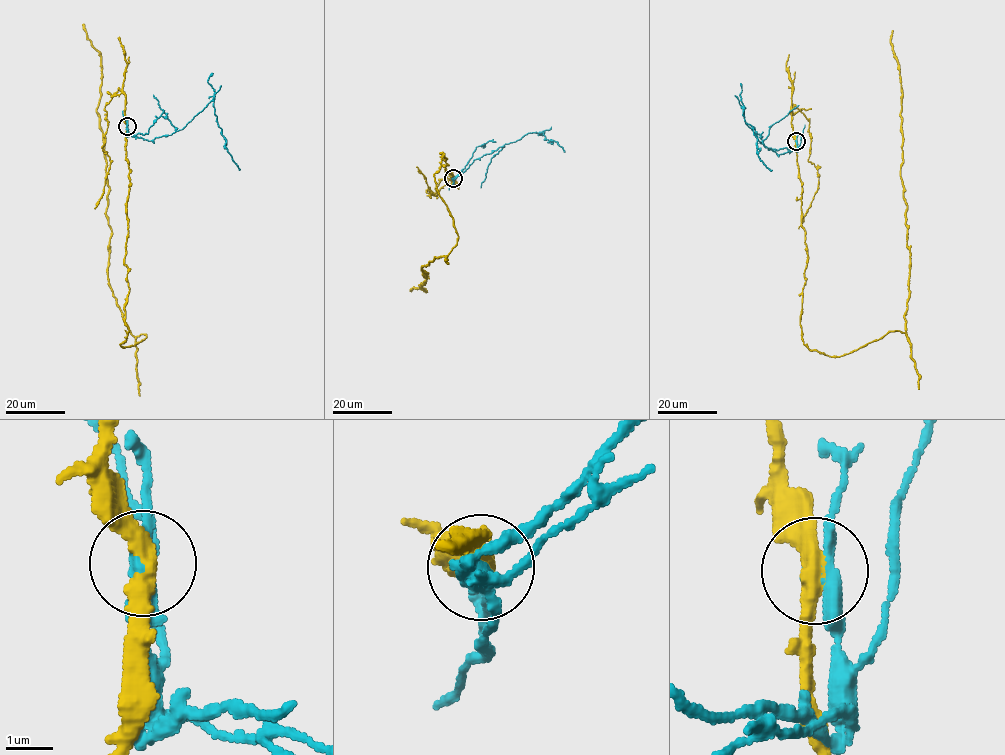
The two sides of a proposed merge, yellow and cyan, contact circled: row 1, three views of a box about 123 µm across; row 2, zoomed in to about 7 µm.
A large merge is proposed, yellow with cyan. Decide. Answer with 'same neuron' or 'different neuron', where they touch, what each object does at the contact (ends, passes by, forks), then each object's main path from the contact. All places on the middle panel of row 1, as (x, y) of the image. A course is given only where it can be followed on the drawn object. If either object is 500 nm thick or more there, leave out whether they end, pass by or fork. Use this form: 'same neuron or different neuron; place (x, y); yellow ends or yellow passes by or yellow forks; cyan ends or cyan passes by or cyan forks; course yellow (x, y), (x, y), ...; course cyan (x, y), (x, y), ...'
different neuron; place (453, 178); yellow passes by; cyan passes by; course yellow (453, 178), (441, 152), (435, 187), (458, 239), (422, 268), (427, 292), (410, 291); course cyan (453, 178), (460, 175), (474, 160), (529, 133), (543, 132), (545, 139), (554, 140), (565, 152)

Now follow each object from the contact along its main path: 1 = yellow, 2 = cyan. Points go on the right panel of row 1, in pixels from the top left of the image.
1: (795, 141), (807, 257), (803, 343), (840, 356), (888, 333), (906, 332), (910, 248), (892, 30)
2: (795, 141), (797, 149), (779, 155), (766, 148), (745, 123), (743, 110), (757, 138), (758, 157), (772, 170)

